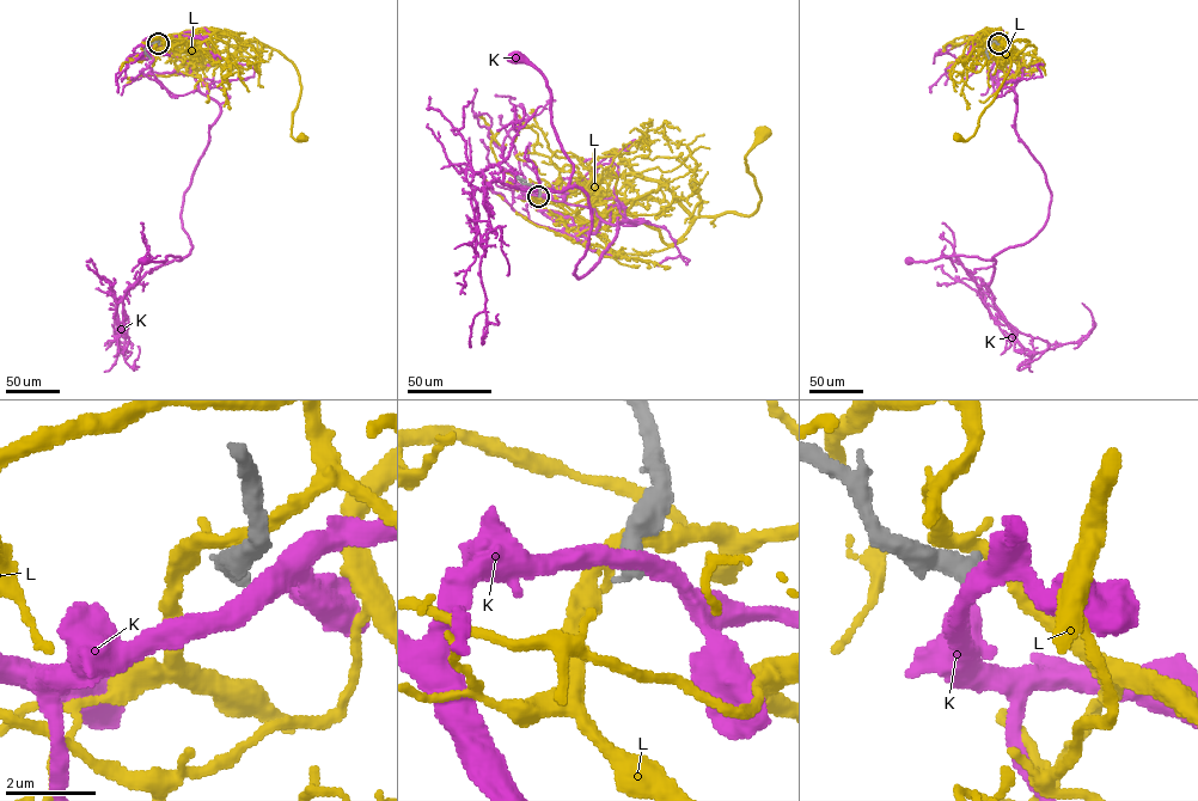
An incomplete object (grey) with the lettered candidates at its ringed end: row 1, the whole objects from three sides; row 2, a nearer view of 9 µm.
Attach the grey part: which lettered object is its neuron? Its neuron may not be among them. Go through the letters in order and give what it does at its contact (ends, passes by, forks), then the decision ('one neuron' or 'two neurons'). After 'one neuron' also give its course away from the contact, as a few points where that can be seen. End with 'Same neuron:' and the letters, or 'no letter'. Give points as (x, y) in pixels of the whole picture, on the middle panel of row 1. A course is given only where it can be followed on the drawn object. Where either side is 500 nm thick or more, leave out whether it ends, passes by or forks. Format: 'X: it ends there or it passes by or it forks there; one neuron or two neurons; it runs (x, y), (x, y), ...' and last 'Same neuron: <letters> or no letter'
K: two neurons
L: two neurons
Same neuron: no letter

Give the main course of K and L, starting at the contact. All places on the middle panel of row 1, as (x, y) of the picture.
K: (539, 196), (582, 232), (635, 225), (618, 221), (574, 274), (588, 197), (569, 185), (546, 80), (517, 59)
L: (539, 195), (575, 182), (631, 175), (659, 181), (696, 216), (751, 215), (761, 195), (745, 158), (762, 133)

